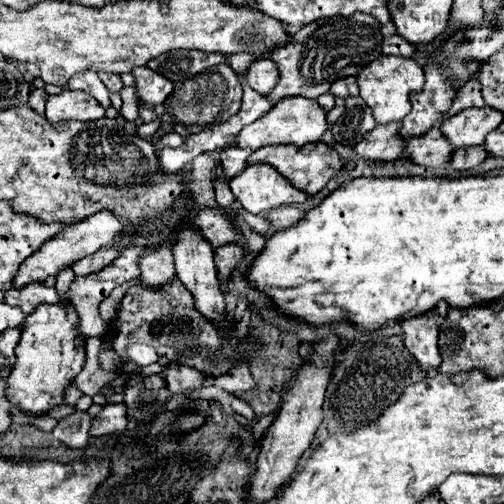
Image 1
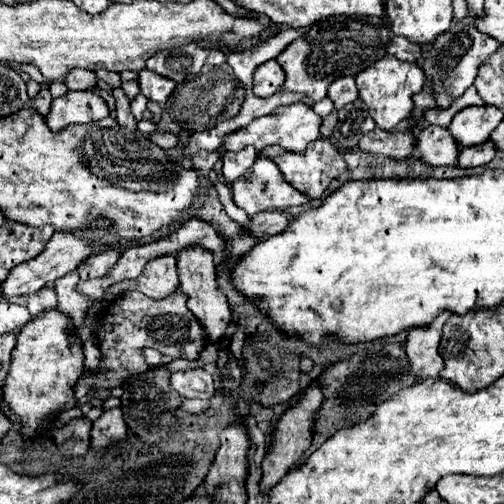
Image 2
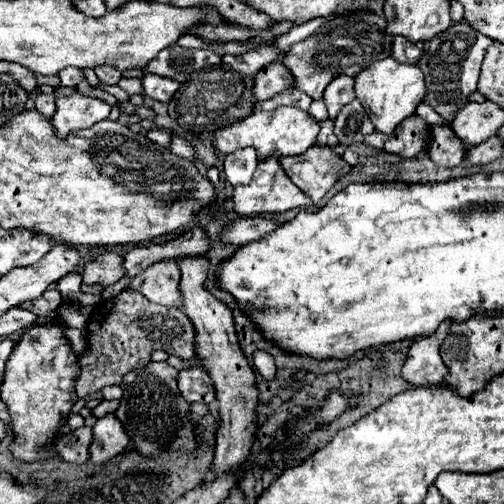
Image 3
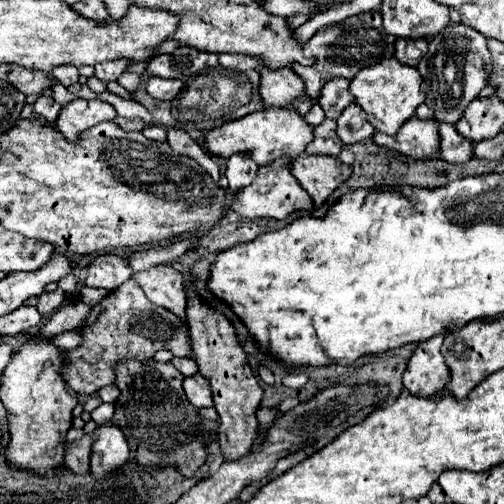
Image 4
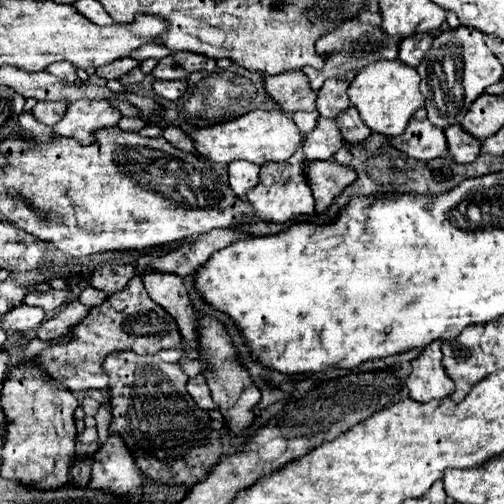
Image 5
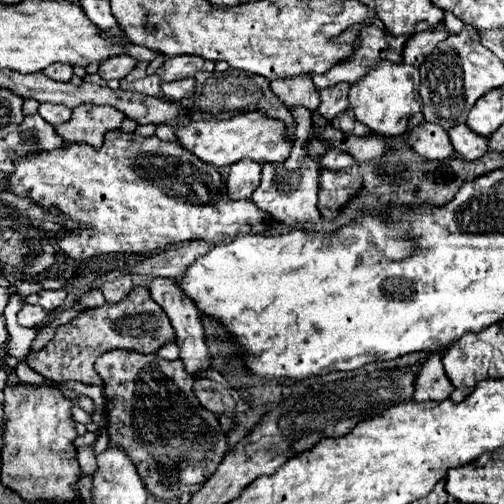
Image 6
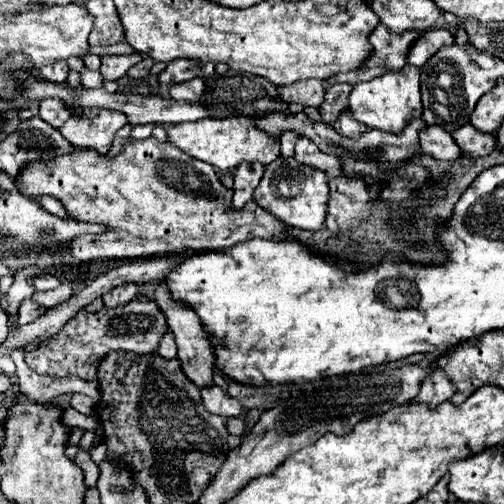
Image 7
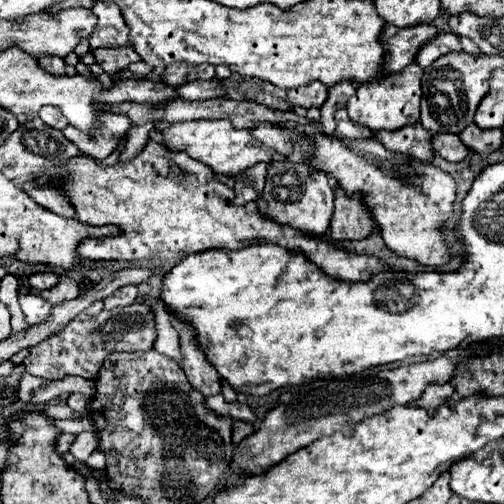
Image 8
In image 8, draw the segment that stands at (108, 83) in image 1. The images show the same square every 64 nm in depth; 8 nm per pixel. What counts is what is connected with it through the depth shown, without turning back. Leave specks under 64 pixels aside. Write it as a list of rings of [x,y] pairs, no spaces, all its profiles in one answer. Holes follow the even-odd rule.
[[[120,46],[120,48],[96,48],[94,50],[96,62],[102,66],[102,70],[108,76],[116,76],[120,70],[130,66],[132,62],[138,62],[140,56],[136,56],[134,48]]]

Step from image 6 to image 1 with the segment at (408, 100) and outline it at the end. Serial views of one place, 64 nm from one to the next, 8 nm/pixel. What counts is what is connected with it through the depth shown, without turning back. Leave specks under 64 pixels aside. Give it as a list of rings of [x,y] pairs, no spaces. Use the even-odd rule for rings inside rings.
[[[380,56],[380,60],[374,60],[372,64],[368,64],[368,68],[364,68],[356,78],[360,86],[360,96],[372,108],[372,114],[378,124],[402,120],[412,108],[408,100],[410,92],[422,90],[424,86],[422,66],[418,66],[414,60],[404,60],[400,56]]]

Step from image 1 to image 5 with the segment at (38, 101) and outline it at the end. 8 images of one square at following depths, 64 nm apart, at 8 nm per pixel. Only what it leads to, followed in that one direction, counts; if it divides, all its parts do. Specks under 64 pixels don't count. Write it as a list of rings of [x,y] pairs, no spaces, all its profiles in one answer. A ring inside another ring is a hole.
[[[36,102],[32,114],[36,116],[36,120],[48,124],[48,126],[54,126],[56,122],[60,122],[66,114],[66,104],[60,104],[60,102]]]

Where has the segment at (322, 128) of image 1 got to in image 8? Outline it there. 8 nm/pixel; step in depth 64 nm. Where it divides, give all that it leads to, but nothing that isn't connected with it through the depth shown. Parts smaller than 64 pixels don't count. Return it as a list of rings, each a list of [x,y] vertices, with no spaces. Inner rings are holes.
[[[196,120],[196,122],[170,124],[162,130],[162,136],[164,146],[170,152],[186,152],[190,158],[210,166],[214,174],[224,176],[236,176],[258,162],[270,162],[274,156],[272,148],[252,140],[250,130],[236,130],[232,128],[232,124],[228,124],[228,120]]]

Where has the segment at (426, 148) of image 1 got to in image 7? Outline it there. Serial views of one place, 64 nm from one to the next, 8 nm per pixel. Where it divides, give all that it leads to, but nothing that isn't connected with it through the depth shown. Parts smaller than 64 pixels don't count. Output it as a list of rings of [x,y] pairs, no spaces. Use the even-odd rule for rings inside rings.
[[[464,124],[464,128],[458,128],[454,134],[454,140],[464,150],[464,154],[472,158],[488,156],[492,150],[496,150],[496,136],[476,130],[472,124]]]

